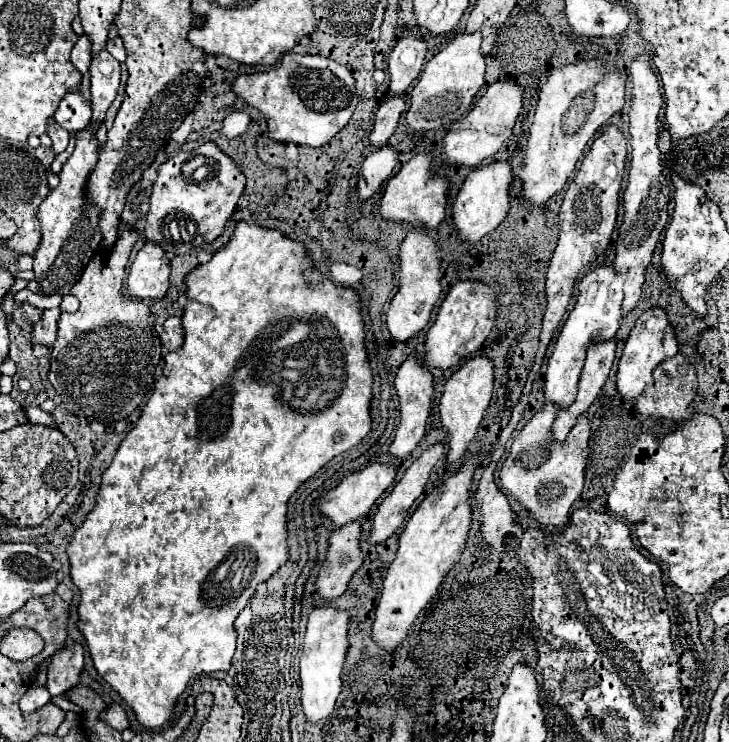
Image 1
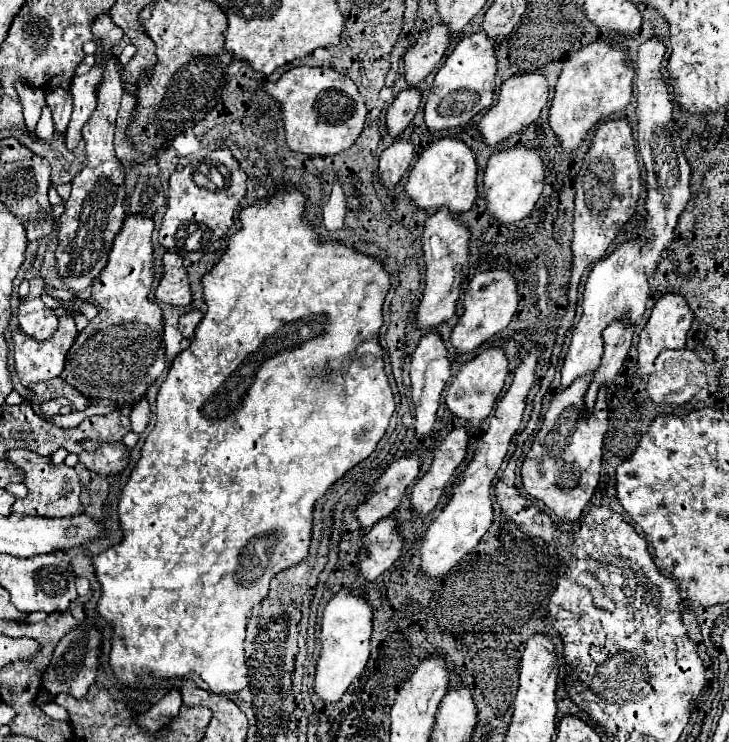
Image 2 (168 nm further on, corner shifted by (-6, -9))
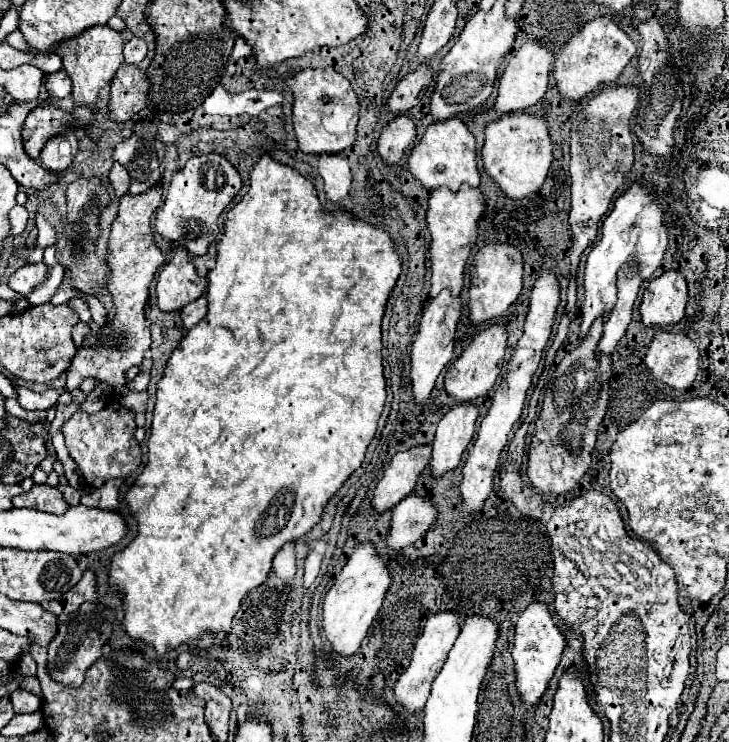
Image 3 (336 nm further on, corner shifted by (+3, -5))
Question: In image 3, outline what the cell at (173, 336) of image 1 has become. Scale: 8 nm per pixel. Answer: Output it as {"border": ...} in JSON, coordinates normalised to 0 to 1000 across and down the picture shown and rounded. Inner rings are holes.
{"border":[[[276,398],[270,406],[265,406],[265,408],[259,408],[259,411],[254,411],[254,414],[248,416],[251,443],[254,443],[254,446],[262,443],[270,433],[276,433],[276,430],[281,427],[281,422],[284,422],[284,400]]]}

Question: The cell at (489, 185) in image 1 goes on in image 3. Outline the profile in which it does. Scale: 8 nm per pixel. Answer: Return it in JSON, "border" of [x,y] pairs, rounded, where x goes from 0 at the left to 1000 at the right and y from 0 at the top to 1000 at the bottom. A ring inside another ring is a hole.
{"border":[[[709,150],[690,155],[676,166],[668,166],[660,212],[663,228],[676,244],[682,244],[682,249],[693,257],[695,265],[717,268],[734,260],[748,247],[748,239],[759,217],[759,193],[753,185],[750,155]]]}

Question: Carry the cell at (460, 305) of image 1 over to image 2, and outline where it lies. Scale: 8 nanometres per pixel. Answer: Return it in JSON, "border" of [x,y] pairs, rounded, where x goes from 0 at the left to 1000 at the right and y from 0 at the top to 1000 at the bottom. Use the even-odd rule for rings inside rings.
{"border":[[[678,363],[650,371],[650,376],[642,381],[636,392],[636,408],[634,408],[636,422],[631,425],[617,451],[617,465],[623,468],[623,473],[626,476],[653,473],[664,460],[694,443],[708,419],[708,411],[711,411],[711,395],[708,395],[708,376],[702,368]]]}

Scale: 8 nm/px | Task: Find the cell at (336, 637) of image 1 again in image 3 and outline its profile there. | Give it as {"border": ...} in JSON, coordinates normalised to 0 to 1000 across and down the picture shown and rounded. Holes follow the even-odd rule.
{"border":[[[501,729],[484,743],[476,761],[460,778],[460,786],[451,794],[443,813],[443,850],[462,880],[484,883],[492,875],[495,864],[503,856],[503,848],[509,845],[512,834],[517,832],[525,815],[534,791],[536,791],[536,772],[531,767],[531,759],[517,745],[514,735],[509,729]]]}

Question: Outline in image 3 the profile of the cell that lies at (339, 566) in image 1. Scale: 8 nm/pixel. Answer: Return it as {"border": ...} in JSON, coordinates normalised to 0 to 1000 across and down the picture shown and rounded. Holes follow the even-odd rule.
{"border":[[[561,667],[539,683],[536,716],[531,721],[534,740],[553,740],[583,724],[599,699],[599,683],[586,667]]]}

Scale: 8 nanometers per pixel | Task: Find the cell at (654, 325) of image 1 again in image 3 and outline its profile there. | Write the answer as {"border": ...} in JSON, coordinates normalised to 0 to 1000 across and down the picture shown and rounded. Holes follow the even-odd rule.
{"border":[[[912,365],[896,376],[879,403],[885,441],[918,441],[934,433],[942,411],[942,379],[931,365]]]}

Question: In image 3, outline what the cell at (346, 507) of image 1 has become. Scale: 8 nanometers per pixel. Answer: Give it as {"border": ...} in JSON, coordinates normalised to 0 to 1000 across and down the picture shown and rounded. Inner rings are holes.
{"border":[[[575,600],[558,608],[545,611],[536,619],[536,627],[517,651],[512,683],[517,689],[539,686],[550,673],[564,667],[572,656],[572,646],[580,632],[588,627],[591,600]]]}

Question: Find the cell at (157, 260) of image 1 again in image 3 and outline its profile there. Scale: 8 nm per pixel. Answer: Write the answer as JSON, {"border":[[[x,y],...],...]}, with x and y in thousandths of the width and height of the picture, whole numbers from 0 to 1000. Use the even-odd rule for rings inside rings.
{"border":[[[243,333],[237,338],[237,346],[224,357],[218,368],[218,381],[215,381],[215,414],[221,419],[248,419],[257,408],[267,406],[276,395],[281,392],[281,379],[270,371],[270,363],[259,346],[259,338],[254,333]]]}

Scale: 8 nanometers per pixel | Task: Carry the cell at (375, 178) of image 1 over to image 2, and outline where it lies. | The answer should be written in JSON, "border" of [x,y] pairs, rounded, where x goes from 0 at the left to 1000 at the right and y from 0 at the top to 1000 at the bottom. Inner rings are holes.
{"border":[[[546,187],[540,195],[535,195],[521,209],[521,220],[519,220],[519,236],[521,236],[524,252],[538,255],[551,241],[551,236],[560,230],[565,212],[568,212],[568,198],[562,190]]]}

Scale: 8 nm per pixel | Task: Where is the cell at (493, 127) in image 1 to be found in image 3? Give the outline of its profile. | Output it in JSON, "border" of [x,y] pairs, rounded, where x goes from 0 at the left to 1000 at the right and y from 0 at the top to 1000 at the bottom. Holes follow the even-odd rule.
{"border":[[[723,55],[715,66],[709,66],[706,74],[701,77],[701,82],[695,85],[695,93],[684,109],[684,128],[679,136],[679,150],[682,152],[717,150],[717,147],[734,142],[750,123],[759,74],[761,74],[759,61],[748,61],[739,55]]]}

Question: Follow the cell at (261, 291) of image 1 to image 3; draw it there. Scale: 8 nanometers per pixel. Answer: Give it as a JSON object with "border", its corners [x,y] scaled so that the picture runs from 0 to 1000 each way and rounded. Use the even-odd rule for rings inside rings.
{"border":[[[361,209],[355,220],[350,220],[342,260],[311,287],[306,322],[298,333],[298,354],[284,371],[287,419],[281,430],[254,449],[246,470],[237,473],[226,495],[224,511],[215,516],[215,543],[210,554],[207,589],[202,594],[204,621],[171,670],[191,705],[191,718],[166,745],[155,748],[150,780],[155,783],[155,796],[169,799],[169,845],[177,858],[202,864],[218,883],[226,883],[232,875],[248,872],[254,864],[270,861],[284,850],[314,853],[317,834],[325,826],[331,807],[364,783],[377,745],[391,732],[416,724],[438,705],[451,673],[498,624],[503,600],[512,594],[517,581],[517,567],[528,543],[523,433],[547,371],[550,346],[531,311],[487,295],[476,282],[446,284],[429,247],[402,225],[374,217],[372,209]]]}

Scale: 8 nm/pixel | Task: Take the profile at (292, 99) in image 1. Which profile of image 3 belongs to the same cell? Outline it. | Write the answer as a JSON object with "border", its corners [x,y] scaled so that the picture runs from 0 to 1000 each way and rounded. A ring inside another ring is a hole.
{"border":[[[418,93],[394,106],[405,139],[402,139],[402,171],[410,201],[416,206],[465,206],[487,193],[487,171],[492,155],[492,133],[481,120],[481,112],[460,93]]]}

